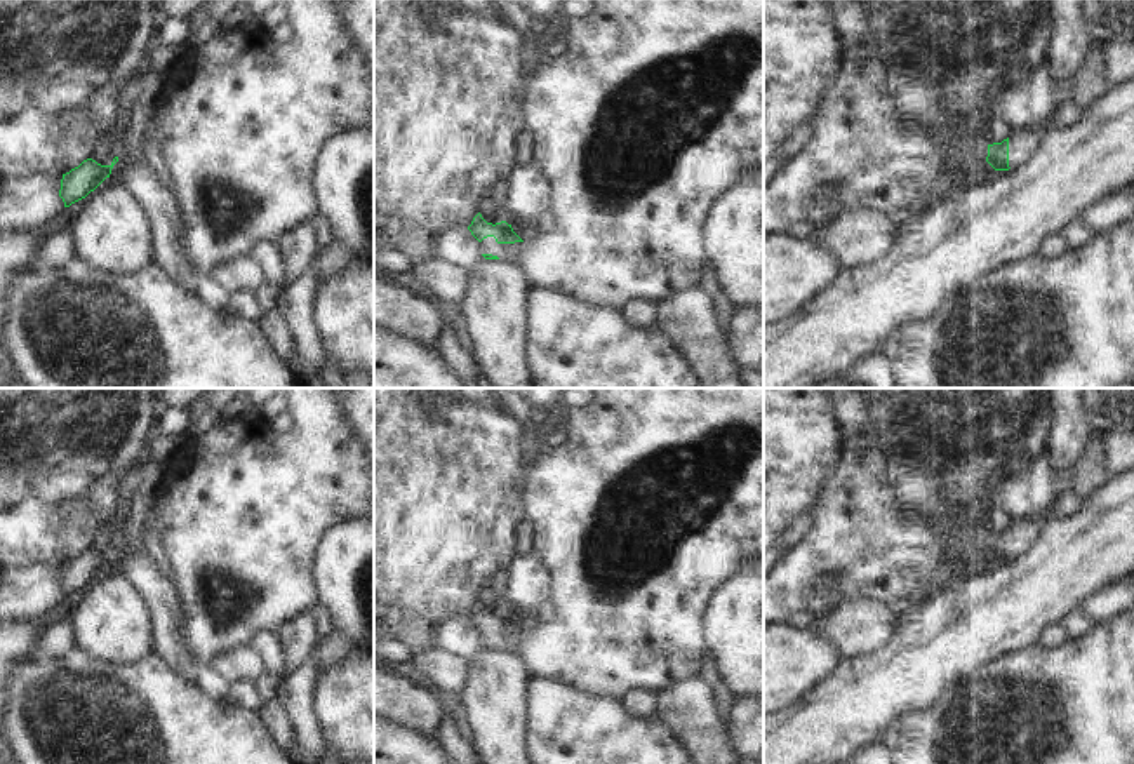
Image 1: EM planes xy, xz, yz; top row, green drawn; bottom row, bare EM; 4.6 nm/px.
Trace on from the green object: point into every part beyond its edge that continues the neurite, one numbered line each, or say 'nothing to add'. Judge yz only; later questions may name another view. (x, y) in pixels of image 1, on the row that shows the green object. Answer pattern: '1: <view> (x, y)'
1: yz (1023, 143)

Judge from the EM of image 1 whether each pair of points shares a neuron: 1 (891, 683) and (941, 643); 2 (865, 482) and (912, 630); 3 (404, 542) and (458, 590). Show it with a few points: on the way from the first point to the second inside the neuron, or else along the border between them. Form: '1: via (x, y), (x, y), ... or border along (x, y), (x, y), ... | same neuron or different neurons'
1: via (903, 676), (929, 653) | same neuron
2: border along (927, 596), (900, 618) | different neurons
3: via (418, 550), (444, 576) | same neuron

